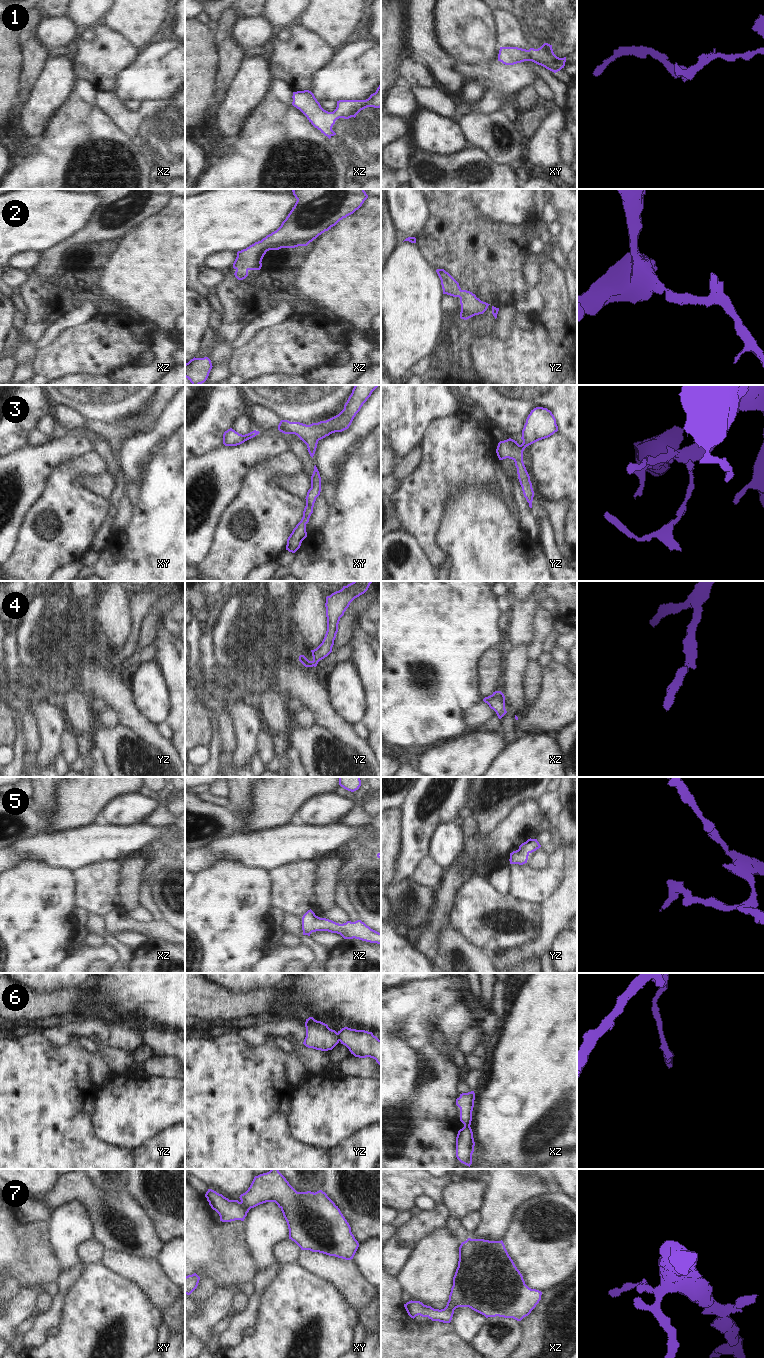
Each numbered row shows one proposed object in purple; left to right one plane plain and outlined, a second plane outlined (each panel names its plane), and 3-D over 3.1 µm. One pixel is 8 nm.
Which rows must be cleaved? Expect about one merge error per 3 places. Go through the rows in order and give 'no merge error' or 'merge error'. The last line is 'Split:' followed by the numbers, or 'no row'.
1: no merge error
2: no merge error
3: no merge error
4: no merge error
5: no merge error
6: merge error
7: no merge error
Split: 6

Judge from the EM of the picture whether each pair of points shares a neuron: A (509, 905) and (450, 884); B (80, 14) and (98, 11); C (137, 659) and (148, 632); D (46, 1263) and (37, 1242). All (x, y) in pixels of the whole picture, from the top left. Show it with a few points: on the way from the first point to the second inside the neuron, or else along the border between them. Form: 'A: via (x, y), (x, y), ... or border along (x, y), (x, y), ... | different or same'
A: border along (472, 874), (465, 879), (455, 894), (452, 909) | different
B: via (84, 11), (94, 11) | same
C: border along (153, 643), (142, 650) | different
D: via (41, 1258), (37, 1254), (37, 1247) | same

